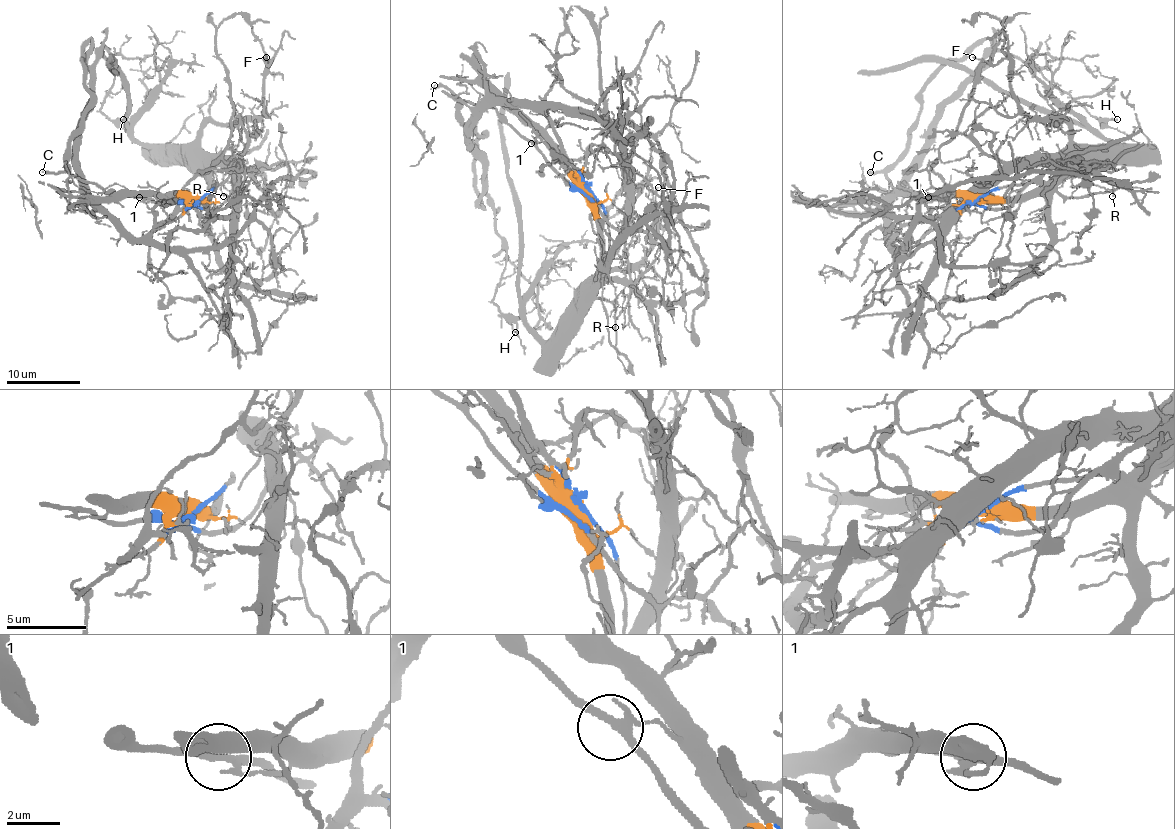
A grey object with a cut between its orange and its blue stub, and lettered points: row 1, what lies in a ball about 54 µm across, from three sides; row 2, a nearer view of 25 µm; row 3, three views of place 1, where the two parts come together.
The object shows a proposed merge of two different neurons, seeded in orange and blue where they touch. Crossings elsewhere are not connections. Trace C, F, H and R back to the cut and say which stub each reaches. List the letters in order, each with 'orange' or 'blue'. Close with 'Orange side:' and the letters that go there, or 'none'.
C: blue
F: orange
H: blue
R: orange
Orange side: F, R

